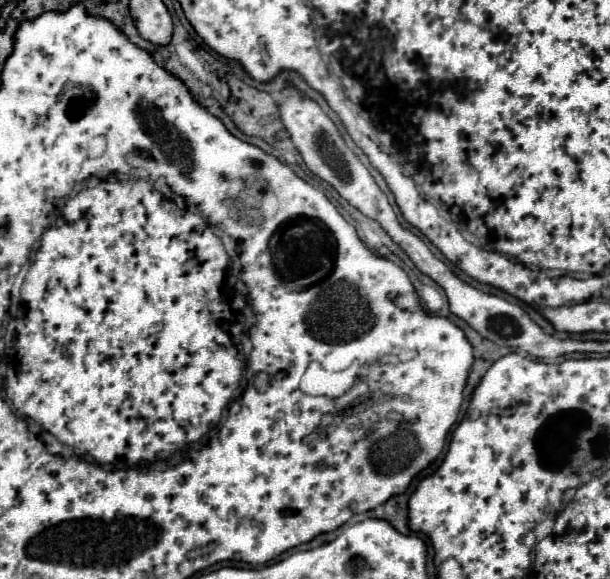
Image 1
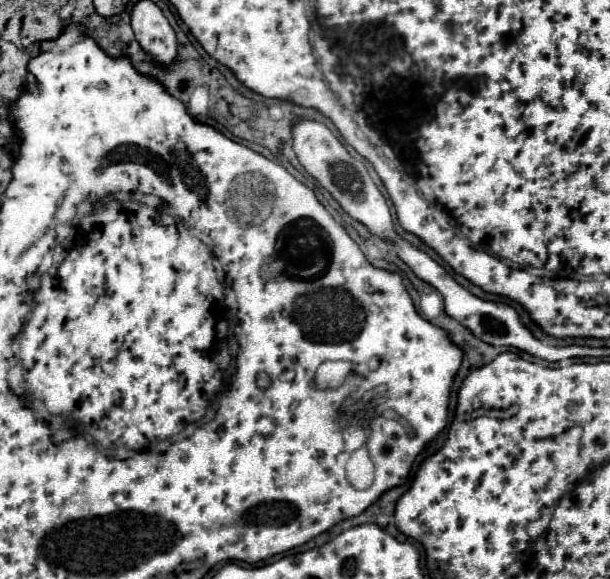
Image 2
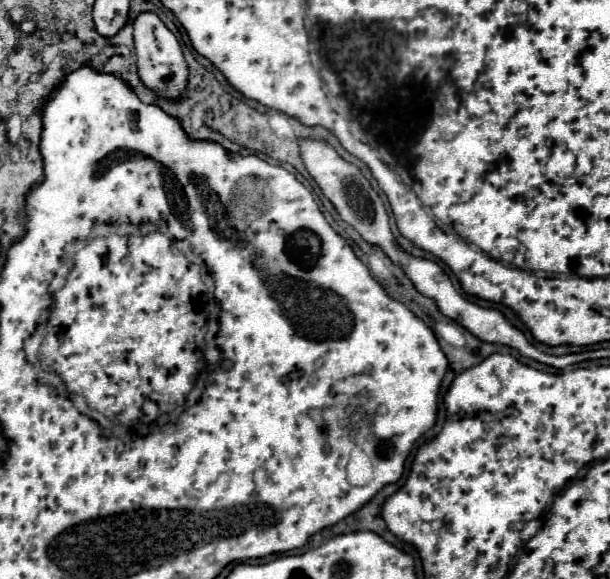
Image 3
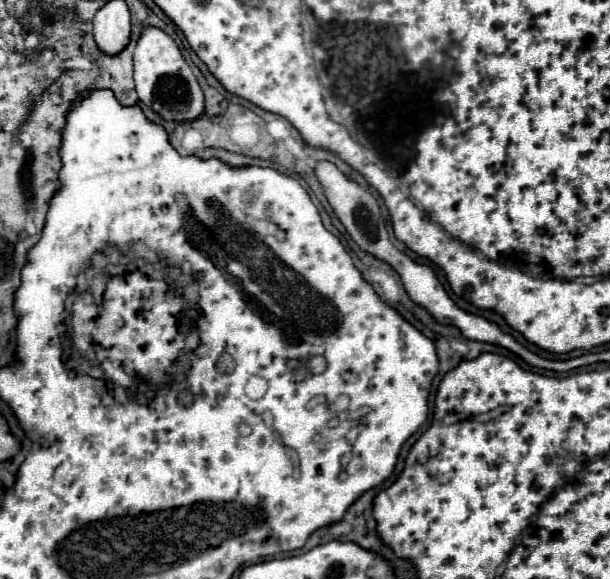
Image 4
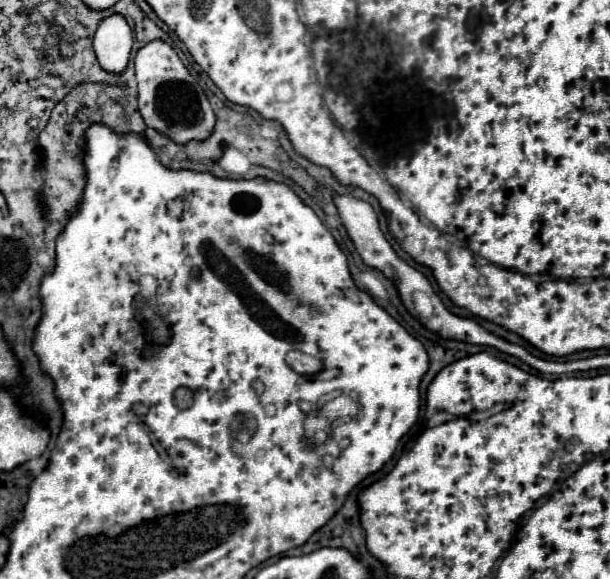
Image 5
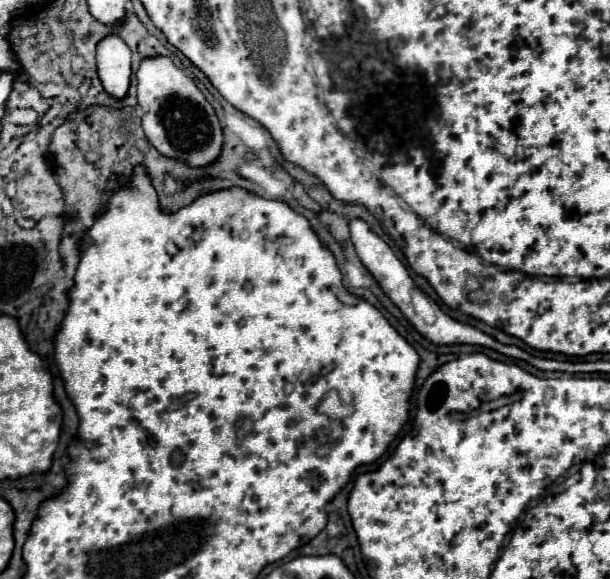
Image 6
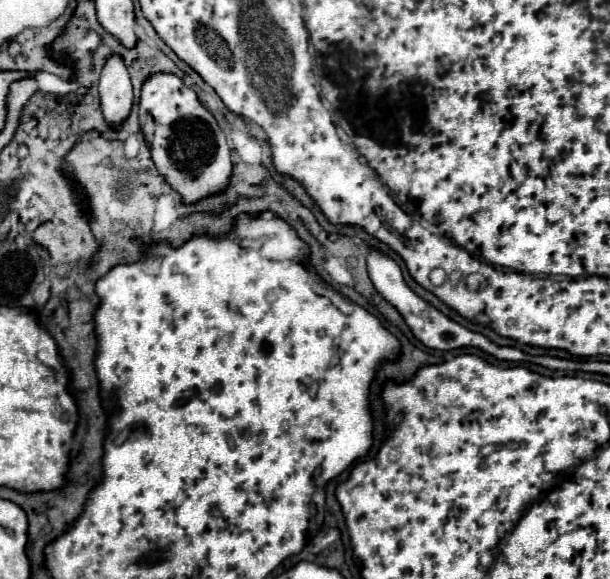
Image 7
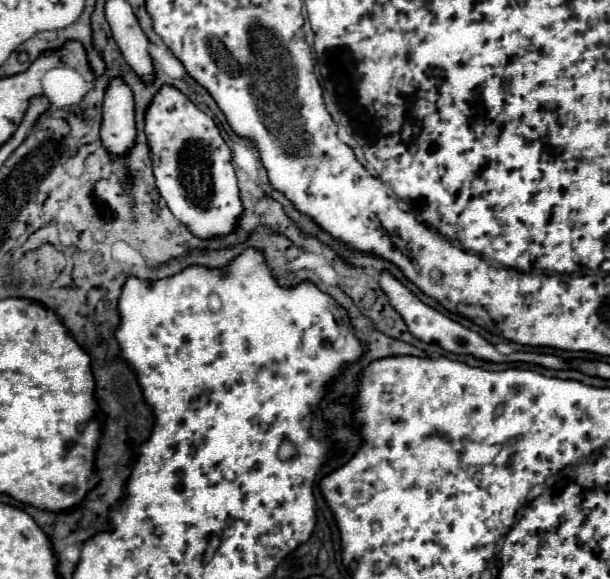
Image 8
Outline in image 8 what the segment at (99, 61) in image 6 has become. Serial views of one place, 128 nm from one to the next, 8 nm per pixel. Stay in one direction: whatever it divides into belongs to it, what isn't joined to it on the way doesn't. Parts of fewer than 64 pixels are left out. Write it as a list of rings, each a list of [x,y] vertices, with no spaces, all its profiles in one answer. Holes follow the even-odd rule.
[[[122,78],[108,82],[102,102],[102,142],[112,156],[124,156],[136,140],[134,98]]]

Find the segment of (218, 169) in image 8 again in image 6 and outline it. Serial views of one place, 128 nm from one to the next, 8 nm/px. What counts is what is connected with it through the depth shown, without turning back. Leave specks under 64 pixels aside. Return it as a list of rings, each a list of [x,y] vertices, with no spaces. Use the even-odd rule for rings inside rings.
[[[150,56],[138,68],[138,106],[142,110],[142,128],[154,148],[190,166],[212,164],[222,150],[222,128],[216,112],[200,88],[168,56]]]

